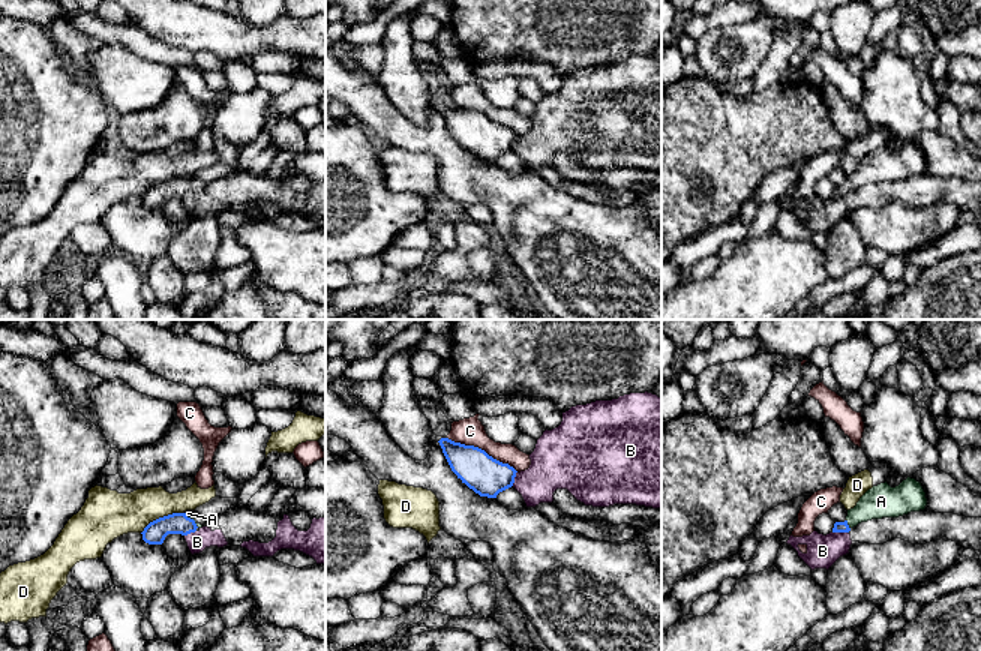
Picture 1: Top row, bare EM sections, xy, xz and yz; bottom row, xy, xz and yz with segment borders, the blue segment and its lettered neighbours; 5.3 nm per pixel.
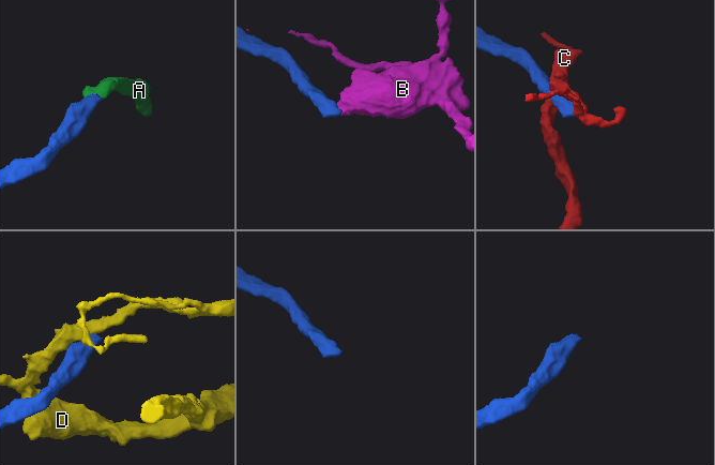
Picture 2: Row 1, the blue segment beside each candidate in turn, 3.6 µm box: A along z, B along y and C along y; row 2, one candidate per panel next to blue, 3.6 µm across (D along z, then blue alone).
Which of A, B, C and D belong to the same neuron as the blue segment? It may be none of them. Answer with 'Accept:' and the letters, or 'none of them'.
Accept: A

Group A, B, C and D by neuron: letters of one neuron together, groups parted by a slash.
A / B / C / D

